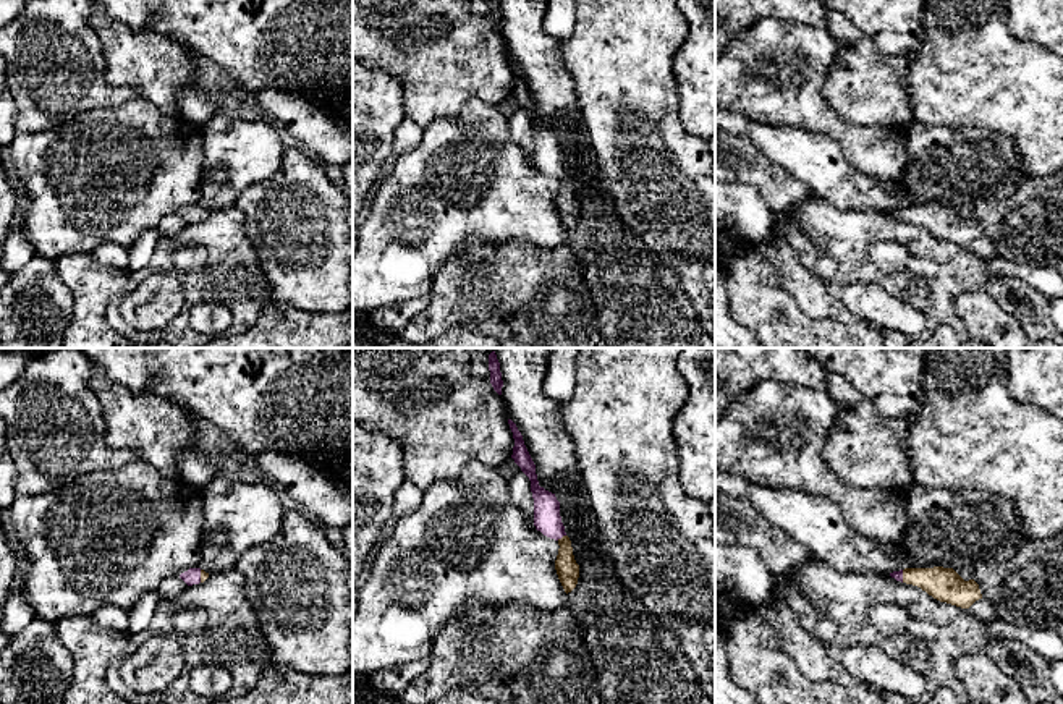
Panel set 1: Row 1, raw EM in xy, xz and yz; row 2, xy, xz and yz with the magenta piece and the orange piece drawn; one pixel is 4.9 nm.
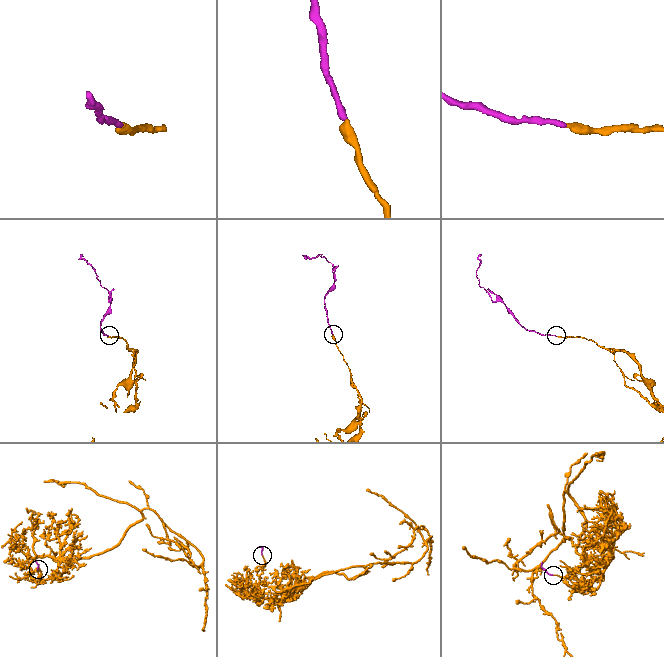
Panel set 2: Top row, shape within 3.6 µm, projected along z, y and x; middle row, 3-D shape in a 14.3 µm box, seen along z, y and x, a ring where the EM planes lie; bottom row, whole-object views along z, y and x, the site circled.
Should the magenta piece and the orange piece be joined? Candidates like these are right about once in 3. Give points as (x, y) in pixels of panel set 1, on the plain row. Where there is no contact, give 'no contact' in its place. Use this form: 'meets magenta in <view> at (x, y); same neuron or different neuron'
meets magenta in xz at (560, 175); same neuron

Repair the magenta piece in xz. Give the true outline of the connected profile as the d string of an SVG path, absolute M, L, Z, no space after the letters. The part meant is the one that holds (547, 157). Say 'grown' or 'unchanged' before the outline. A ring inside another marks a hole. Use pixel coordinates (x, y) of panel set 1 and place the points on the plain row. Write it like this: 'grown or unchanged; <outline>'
grown; M508 57L508 61L515 76L511 95L531 118L531 129L534 136L534 163L544 173L558 180L560 186L555 197L555 207L565 230L568 231L578 222L579 202L574 197L571 178L566 173L561 160L560 139L557 138L555 131L539 123L536 102L524 83L521 70L511 57Z

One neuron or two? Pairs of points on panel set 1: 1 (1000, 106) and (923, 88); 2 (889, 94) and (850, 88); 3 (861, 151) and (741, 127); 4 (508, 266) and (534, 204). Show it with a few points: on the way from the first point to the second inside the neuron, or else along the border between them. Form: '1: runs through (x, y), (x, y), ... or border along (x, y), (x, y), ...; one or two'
1: runs through (981, 96), (976, 91), (942, 91); one
2: runs through (879, 94), (871, 94), (859, 88); one
3: border along (804, 128), (829, 136), (843, 159), (864, 173); two
4: border along (481, 238), (557, 246); two

